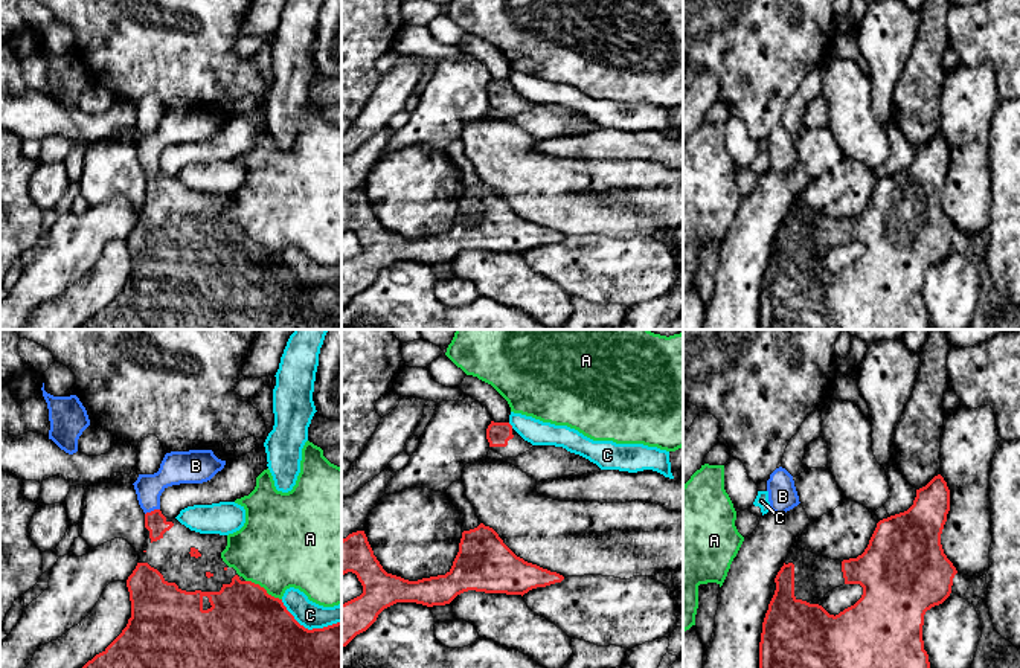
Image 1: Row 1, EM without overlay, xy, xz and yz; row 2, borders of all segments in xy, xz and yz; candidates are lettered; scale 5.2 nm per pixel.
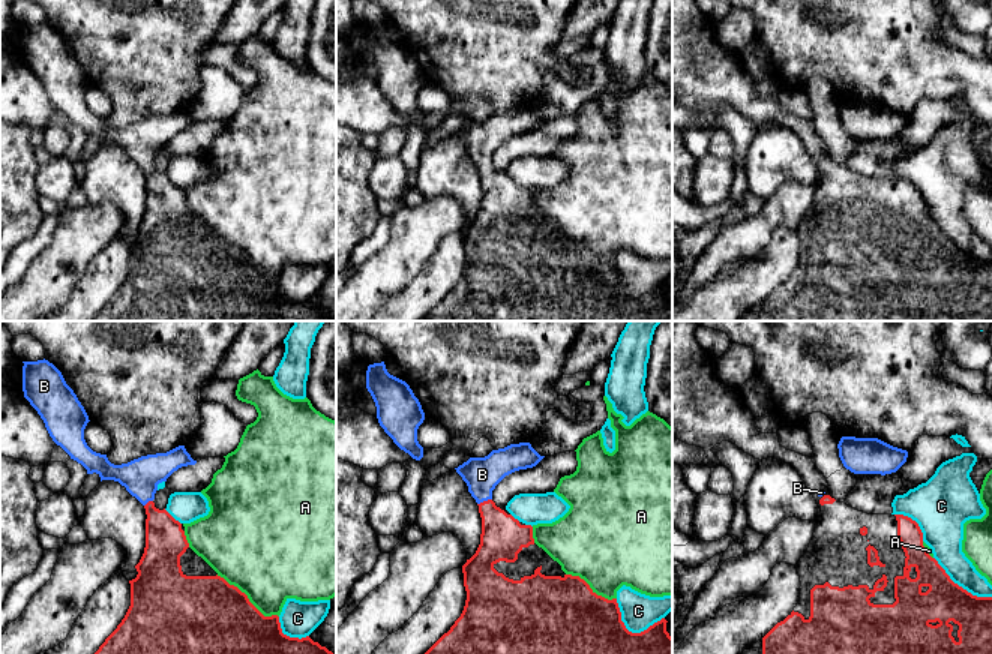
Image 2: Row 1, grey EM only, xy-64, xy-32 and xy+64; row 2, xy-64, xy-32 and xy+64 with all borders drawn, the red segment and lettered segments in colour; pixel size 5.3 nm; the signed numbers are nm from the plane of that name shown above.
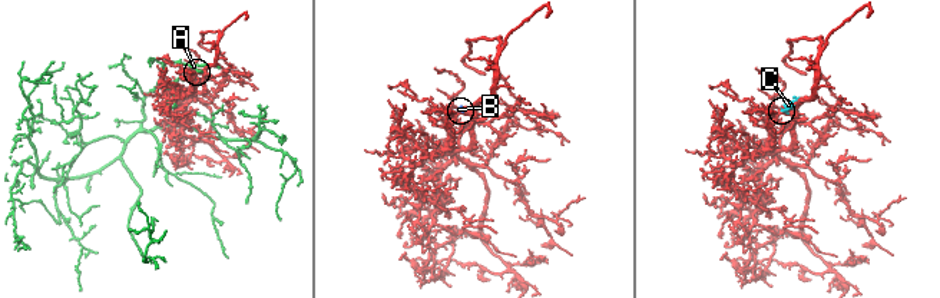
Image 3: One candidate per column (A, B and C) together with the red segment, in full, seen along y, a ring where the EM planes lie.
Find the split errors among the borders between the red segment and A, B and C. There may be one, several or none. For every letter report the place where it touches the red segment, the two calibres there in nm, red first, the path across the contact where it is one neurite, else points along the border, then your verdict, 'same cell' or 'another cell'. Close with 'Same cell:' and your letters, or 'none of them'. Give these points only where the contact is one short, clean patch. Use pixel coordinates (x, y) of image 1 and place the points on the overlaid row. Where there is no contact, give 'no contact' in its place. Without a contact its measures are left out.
A: xy (264, 589) | 420/460 nm | another cell
B: xy (151, 511) | 110/160 nm | across xy (156, 522), (151, 511), (151, 493), (174, 470) | same cell
C: xy (307, 629) | 380/140 nm | another cell
Same cell: B

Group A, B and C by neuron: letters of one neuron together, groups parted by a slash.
A / B / C

